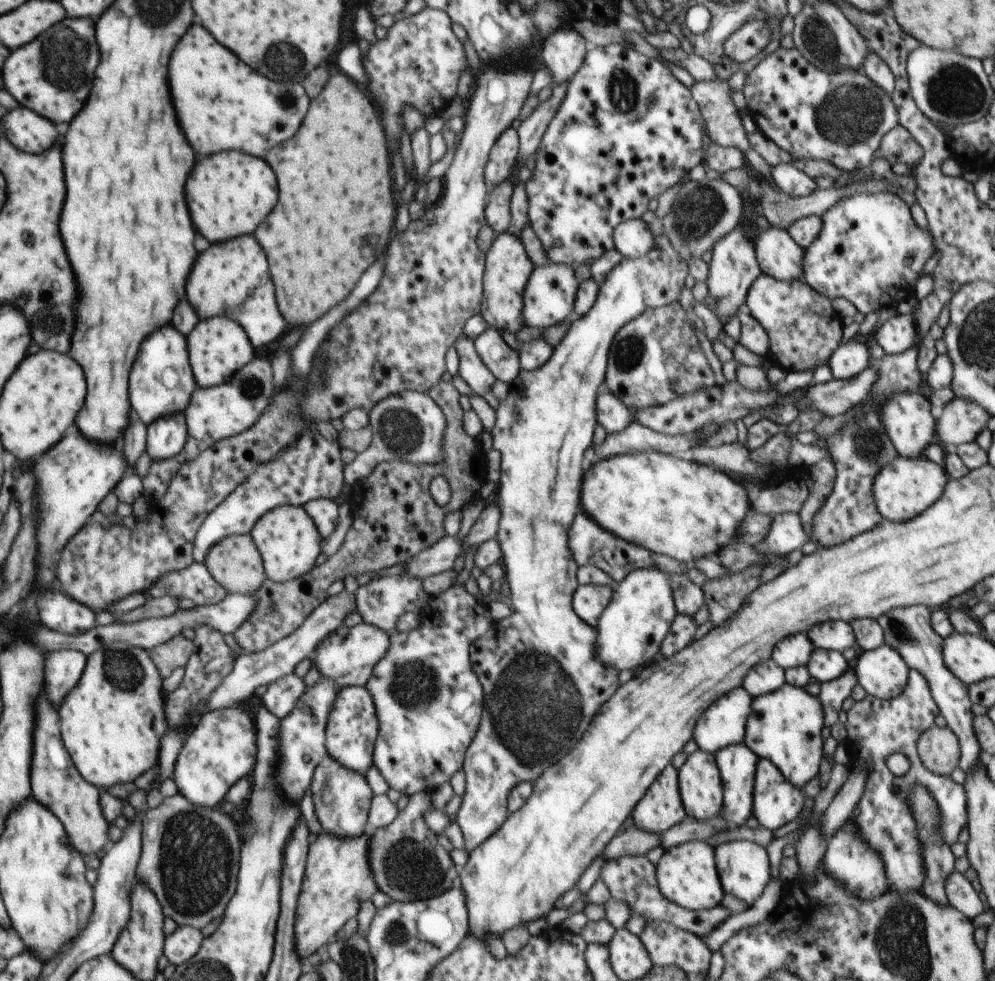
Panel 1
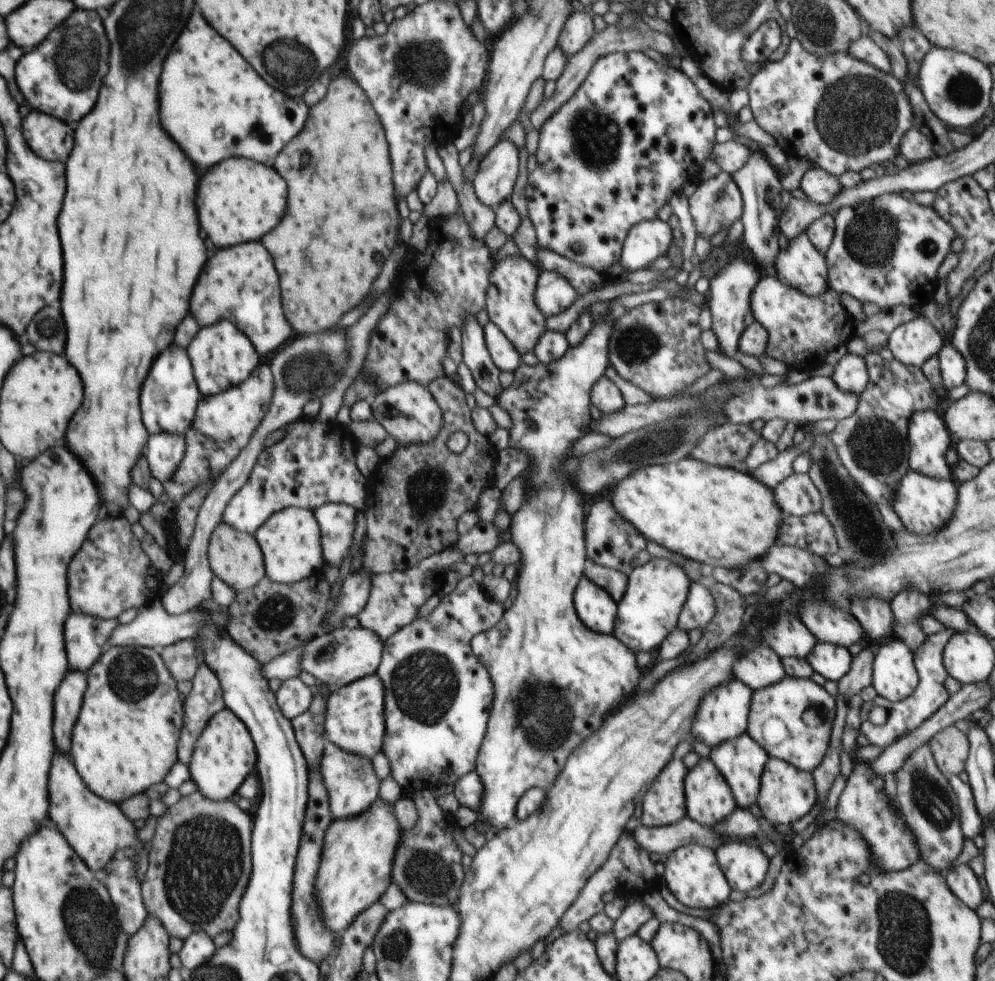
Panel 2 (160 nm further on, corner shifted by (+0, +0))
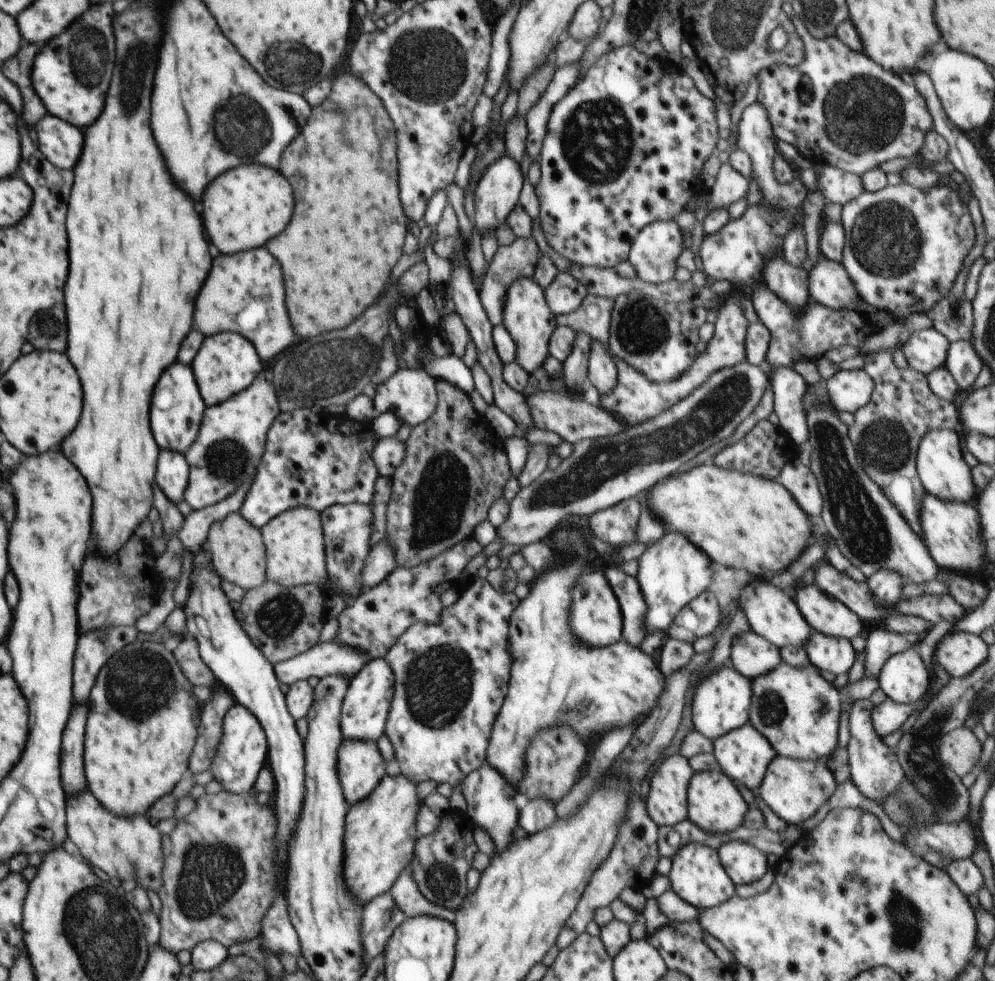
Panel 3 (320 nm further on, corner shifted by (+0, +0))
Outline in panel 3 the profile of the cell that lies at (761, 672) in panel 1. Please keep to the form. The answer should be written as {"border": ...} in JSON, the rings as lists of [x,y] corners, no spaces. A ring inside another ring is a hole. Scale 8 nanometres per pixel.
{"border":[[[752,629],[736,635],[731,643],[729,663],[750,680],[770,672],[782,661],[779,648]]]}

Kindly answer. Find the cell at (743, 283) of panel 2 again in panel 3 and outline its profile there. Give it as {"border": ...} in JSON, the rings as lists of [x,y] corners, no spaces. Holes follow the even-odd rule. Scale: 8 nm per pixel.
{"border":[[[734,289],[731,294],[723,298],[721,307],[715,312],[718,317],[715,323],[715,333],[710,342],[707,342],[705,352],[699,353],[694,366],[691,366],[678,378],[666,382],[652,382],[644,373],[632,368],[624,360],[615,358],[617,366],[616,386],[605,395],[600,396],[600,406],[617,417],[626,428],[646,423],[647,420],[655,419],[662,415],[671,406],[678,404],[688,395],[692,394],[699,386],[702,386],[711,374],[723,368],[733,367],[747,360],[745,355],[745,336],[749,320],[744,316],[741,301],[742,290]]]}

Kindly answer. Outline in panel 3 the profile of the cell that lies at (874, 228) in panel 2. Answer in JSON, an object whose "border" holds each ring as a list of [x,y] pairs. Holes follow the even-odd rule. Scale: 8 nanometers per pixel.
{"border":[[[951,180],[947,184],[926,190],[904,182],[887,184],[886,188],[876,192],[865,190],[843,205],[841,224],[846,237],[842,264],[859,290],[862,300],[887,311],[896,320],[931,311],[954,286],[956,277],[963,270],[964,258],[976,242],[974,223],[967,202],[961,197],[959,184]]]}

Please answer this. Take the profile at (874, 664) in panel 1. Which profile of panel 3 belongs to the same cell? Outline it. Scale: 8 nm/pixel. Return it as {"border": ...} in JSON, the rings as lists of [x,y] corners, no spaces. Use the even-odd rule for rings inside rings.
{"border":[[[915,647],[891,656],[881,668],[878,680],[880,688],[894,702],[916,703],[929,690],[931,678],[928,674]]]}

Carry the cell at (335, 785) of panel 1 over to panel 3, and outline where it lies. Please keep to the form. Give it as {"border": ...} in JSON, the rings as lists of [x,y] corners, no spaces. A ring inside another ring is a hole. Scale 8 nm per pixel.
{"border":[[[344,740],[338,751],[338,774],[348,804],[364,800],[387,774],[377,741]]]}

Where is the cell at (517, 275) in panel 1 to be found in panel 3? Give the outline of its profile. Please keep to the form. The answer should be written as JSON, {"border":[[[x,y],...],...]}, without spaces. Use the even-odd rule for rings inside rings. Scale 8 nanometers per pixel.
{"border":[[[522,277],[515,280],[507,290],[507,298],[503,308],[503,325],[514,340],[517,353],[515,361],[531,375],[544,364],[550,356],[549,342],[552,333],[558,326],[555,314],[545,299],[544,289],[536,281]]]}

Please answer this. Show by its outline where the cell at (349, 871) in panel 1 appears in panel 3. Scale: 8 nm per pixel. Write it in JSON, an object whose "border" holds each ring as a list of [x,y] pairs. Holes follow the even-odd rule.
{"border":[[[402,773],[384,775],[376,788],[360,802],[349,808],[346,816],[345,885],[357,901],[368,904],[375,896],[389,892],[399,874],[411,864],[416,841],[416,814],[424,800],[418,796],[417,783]]]}

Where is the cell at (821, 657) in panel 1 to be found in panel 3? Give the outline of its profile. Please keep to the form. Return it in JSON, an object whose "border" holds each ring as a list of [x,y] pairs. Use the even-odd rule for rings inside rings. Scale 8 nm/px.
{"border":[[[813,631],[804,644],[809,661],[822,672],[832,672],[836,676],[846,674],[856,658],[855,648],[845,638],[833,637]]]}

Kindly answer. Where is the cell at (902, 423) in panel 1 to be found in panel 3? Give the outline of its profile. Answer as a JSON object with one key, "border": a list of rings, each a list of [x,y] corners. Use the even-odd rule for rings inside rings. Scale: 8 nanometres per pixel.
{"border":[[[932,429],[919,442],[917,450],[917,473],[926,492],[943,501],[972,504],[975,502],[978,490],[974,484],[971,468],[965,463],[960,438],[954,431],[948,429]]]}

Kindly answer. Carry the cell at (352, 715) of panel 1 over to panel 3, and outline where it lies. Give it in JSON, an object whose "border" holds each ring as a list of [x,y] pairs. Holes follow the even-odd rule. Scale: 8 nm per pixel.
{"border":[[[384,657],[370,660],[350,678],[341,708],[340,728],[344,740],[377,741],[385,734],[389,708],[393,699],[395,676],[391,664]]]}

